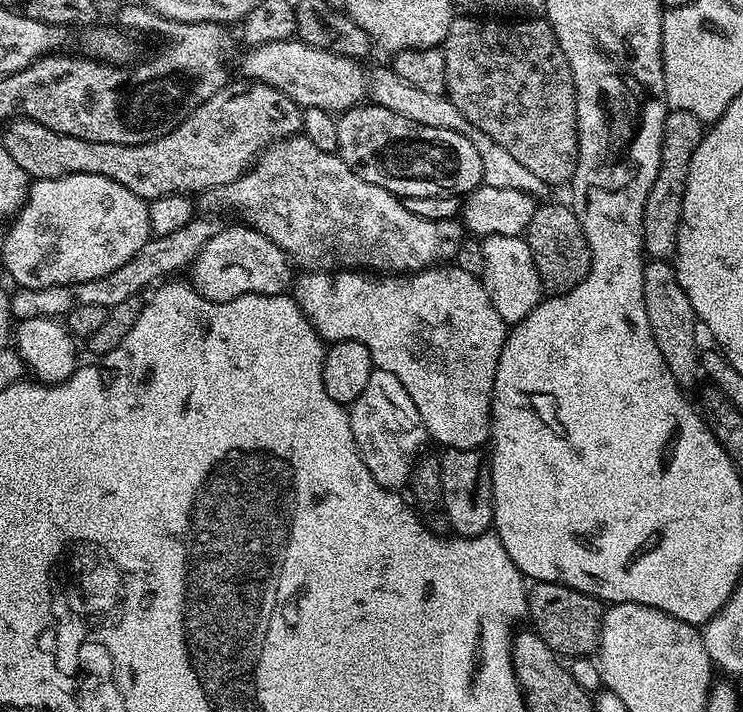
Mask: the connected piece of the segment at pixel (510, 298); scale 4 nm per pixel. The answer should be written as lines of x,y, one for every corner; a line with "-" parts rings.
523,235
485,236
480,245
484,255
484,289
494,302
494,308
502,314
504,323
509,326
515,326
525,320
542,303
542,297
545,295
543,292
546,292
546,285
532,257
533,245
528,245
524,239

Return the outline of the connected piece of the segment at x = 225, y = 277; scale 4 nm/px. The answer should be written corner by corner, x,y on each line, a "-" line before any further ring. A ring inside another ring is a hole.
235,222
230,228
221,227
202,246
202,250
190,265
192,277
190,283
202,298
214,302
230,302
239,296
262,294
263,296
278,296
287,293
294,284
293,261
288,259
285,252
280,249
270,238
266,238
259,230
243,222

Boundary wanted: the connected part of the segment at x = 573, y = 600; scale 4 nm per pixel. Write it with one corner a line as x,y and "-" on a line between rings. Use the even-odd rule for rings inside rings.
536,582
531,585
528,594
527,615
530,620
532,616
531,627
536,635
543,638
561,657
588,658
597,651
600,642
602,604
596,597
587,596
577,588
567,588
565,584

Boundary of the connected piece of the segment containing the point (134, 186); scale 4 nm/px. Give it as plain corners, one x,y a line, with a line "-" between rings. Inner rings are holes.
236,78
219,88
218,91
202,106
198,106
185,120
169,127
161,136
155,136
145,144
115,144
114,142
86,142
86,138
74,138
70,134
58,134
58,130
50,130
50,126
42,126
42,122
34,122
17,118
3,125
4,140
2,146
22,170
32,180
46,178
62,178
66,174
102,174
102,178
110,178
118,182
118,186
126,186
126,190
134,190
138,198
151,202
163,196
177,194
203,194
209,188
220,188
235,180
253,162
260,159
272,144
297,135
303,126
303,111
282,90
274,90
257,80

